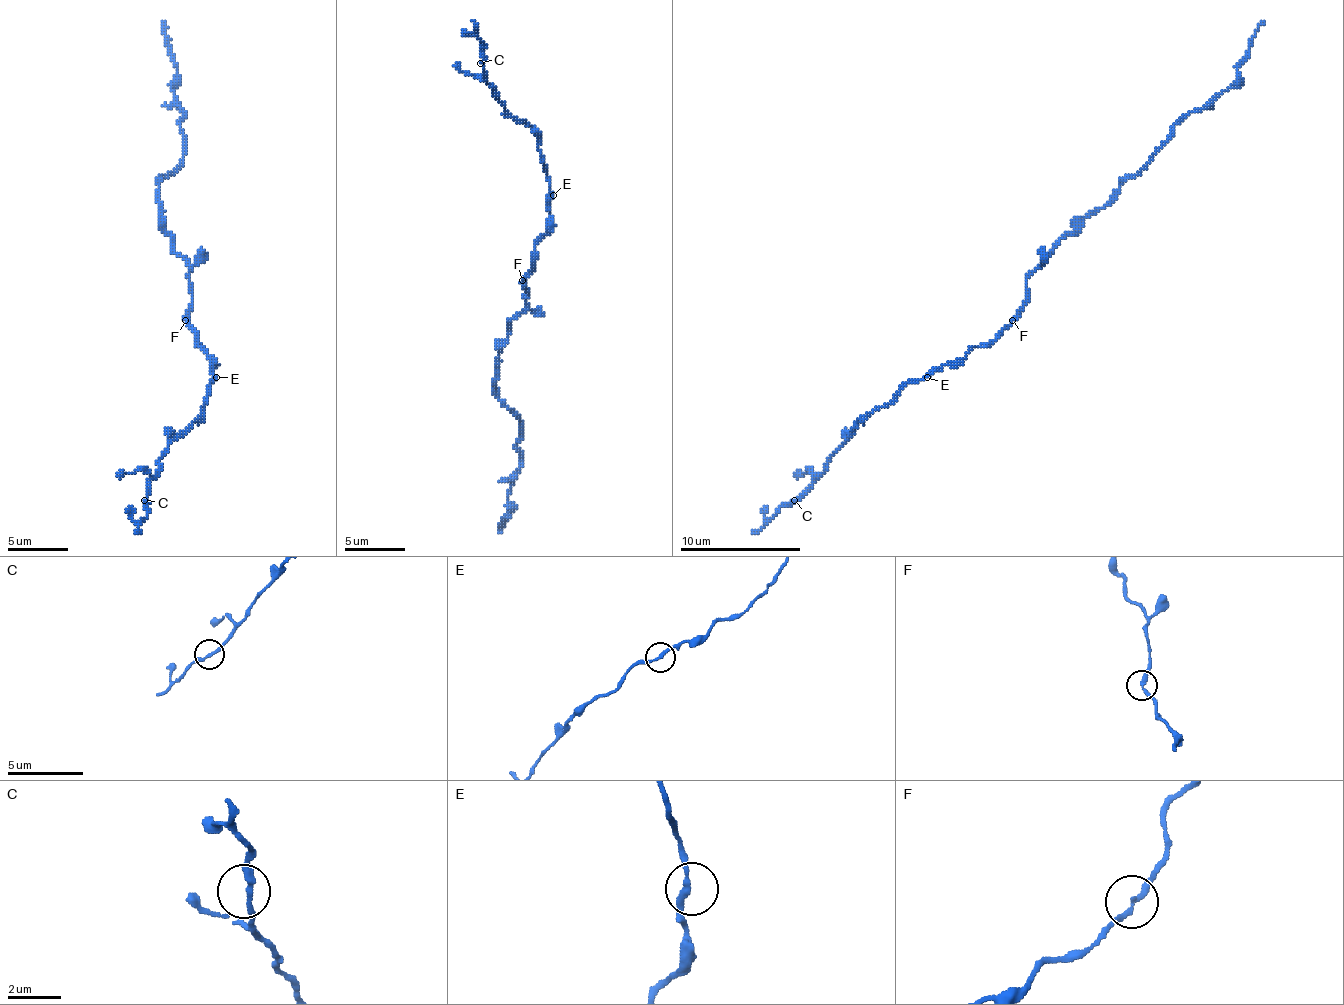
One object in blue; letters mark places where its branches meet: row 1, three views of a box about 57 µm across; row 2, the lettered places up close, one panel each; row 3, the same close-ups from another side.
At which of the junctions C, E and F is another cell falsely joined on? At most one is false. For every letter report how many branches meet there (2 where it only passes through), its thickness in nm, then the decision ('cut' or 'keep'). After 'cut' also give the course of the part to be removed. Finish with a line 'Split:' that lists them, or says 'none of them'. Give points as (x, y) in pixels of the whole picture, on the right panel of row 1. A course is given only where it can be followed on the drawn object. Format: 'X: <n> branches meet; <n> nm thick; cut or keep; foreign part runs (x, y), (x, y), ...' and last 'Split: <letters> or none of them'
C: 2 branches meet; 240 nm thick; keep
E: 2 branches meet; 200 nm thick; keep
F: 2 branches meet; 220 nm thick; keep
Split: none of them

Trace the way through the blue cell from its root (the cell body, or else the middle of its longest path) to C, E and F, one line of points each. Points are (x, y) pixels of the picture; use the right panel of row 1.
C: (1026, 298), (1023, 310), (993, 341), (975, 347), (960, 362), (912, 380), (888, 404), (875, 407), (794, 500)
E: (1026, 298), (1023, 310), (993, 341), (975, 347), (960, 362), (936, 368), (927, 377)
F: (1026, 298), (1026, 304), (1011, 319)

